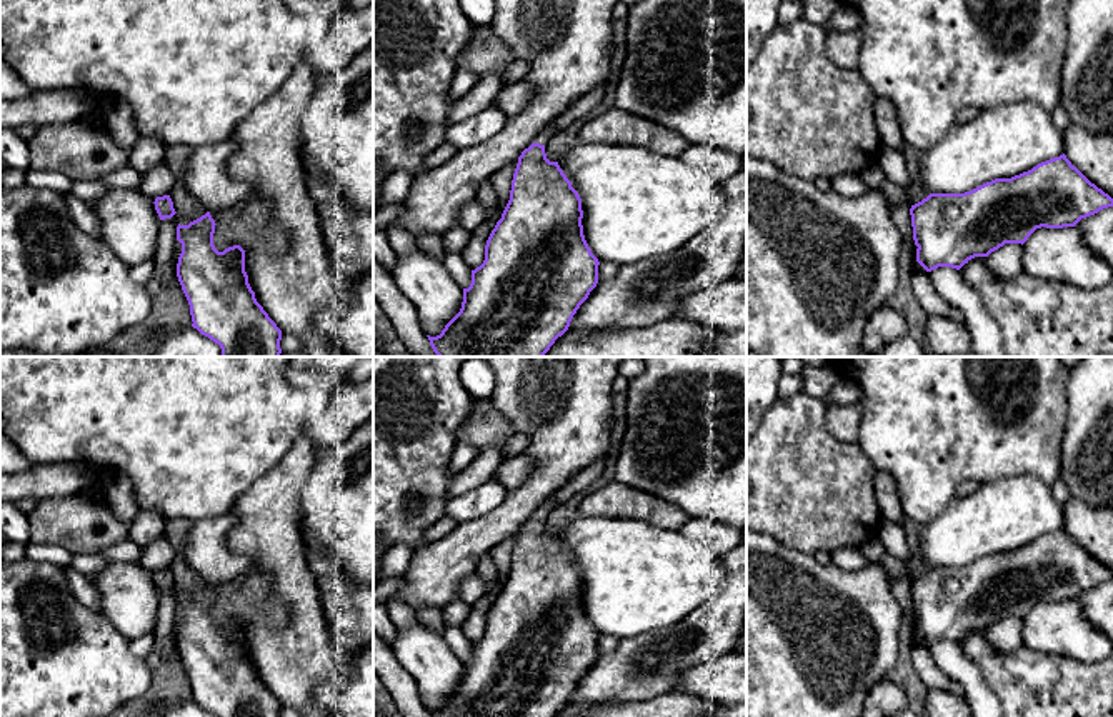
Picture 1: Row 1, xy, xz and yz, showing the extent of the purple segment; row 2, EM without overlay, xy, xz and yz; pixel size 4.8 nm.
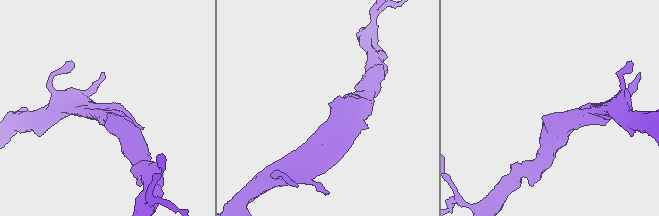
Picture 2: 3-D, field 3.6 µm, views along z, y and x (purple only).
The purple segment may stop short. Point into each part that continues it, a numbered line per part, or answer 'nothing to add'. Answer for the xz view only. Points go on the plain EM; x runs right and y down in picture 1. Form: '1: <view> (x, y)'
1: xz (549, 504)

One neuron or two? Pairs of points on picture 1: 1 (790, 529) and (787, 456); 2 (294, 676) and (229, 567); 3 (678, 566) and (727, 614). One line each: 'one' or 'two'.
1: one
2: two
3: two

